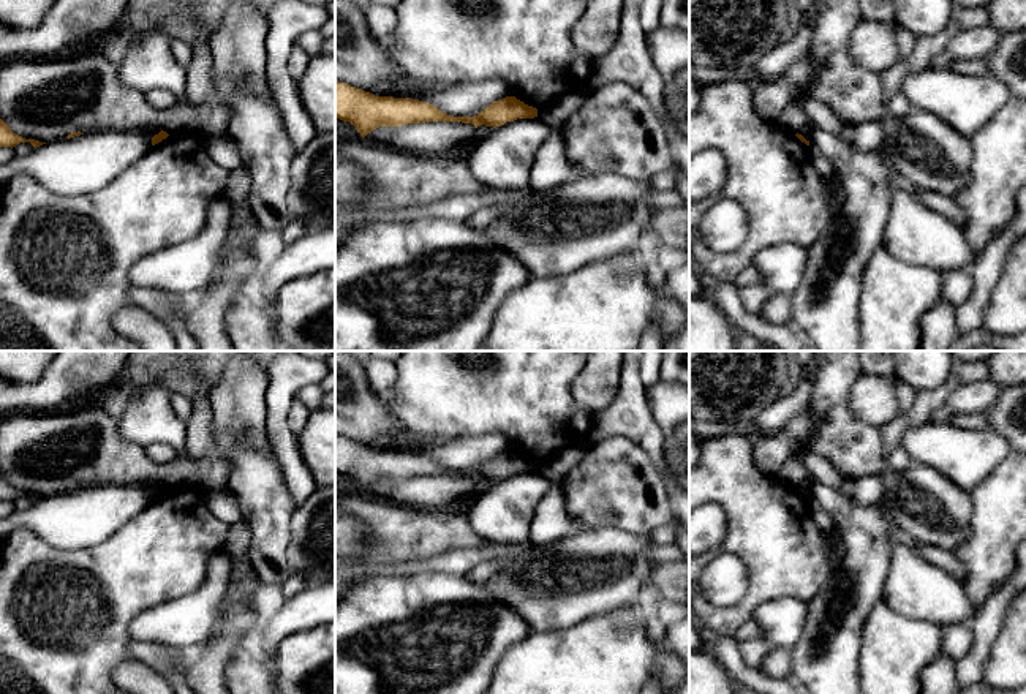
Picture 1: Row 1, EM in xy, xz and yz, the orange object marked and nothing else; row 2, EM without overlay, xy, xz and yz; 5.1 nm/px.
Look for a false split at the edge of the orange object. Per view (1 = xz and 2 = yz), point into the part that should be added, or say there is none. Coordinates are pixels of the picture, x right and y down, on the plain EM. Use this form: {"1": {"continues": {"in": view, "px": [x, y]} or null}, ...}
{"1": {"continues": null}, "2": {"continues": null}}

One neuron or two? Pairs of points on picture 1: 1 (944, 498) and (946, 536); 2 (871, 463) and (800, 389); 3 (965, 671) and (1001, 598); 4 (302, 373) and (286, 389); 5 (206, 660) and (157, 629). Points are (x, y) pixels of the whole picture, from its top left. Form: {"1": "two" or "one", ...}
{"1": "one", "2": "two", "3": "one", "4": "one", "5": "two"}

